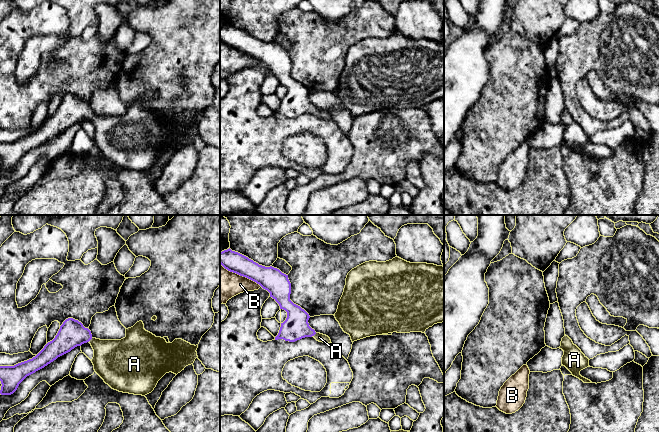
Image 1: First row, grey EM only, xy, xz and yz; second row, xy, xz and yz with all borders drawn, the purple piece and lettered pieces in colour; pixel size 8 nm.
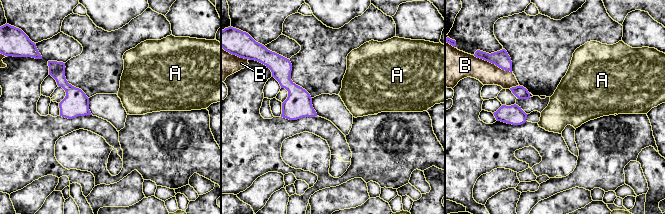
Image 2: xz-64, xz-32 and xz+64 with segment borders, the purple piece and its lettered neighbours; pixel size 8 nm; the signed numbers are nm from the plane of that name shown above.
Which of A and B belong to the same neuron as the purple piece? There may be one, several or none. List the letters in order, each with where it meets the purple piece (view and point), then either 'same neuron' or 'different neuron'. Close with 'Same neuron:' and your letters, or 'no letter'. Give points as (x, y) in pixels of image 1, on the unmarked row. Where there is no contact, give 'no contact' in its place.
A: xz (314, 110) | same neuron
B: xz (241, 51) | different neuron
Same neuron: A

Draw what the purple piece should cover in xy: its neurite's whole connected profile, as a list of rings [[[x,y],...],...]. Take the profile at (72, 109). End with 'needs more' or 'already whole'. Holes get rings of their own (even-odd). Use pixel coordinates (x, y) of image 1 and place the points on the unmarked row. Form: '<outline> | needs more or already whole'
[[[68,94],[60,102],[55,114],[48,118],[35,133],[14,142],[0,142],[0,157],[2,160],[0,170],[13,170],[27,152],[87,118],[91,120],[94,126],[92,139],[95,148],[112,165],[134,171],[145,172],[151,169],[166,149],[172,148],[177,151],[198,134],[196,128],[198,121],[191,121],[182,115],[175,115],[172,119],[167,119],[164,114],[156,113],[146,107],[142,97],[126,105],[126,113],[121,116],[100,116],[93,114],[91,107],[85,104],[81,98]]] | needs more

